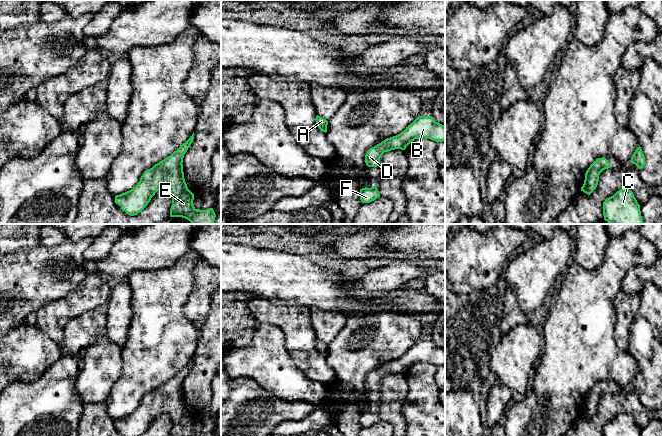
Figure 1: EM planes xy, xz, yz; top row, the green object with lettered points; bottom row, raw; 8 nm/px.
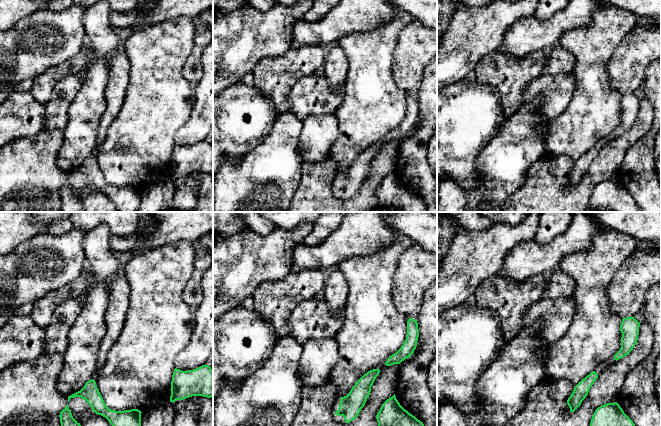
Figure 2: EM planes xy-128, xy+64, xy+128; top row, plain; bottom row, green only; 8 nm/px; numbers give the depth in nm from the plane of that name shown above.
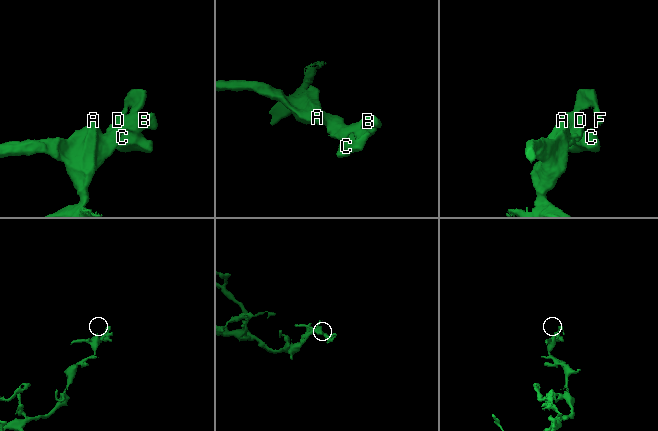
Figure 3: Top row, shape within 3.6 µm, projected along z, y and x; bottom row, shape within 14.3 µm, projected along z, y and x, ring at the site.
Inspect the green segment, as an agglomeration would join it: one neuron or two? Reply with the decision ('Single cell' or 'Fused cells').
Single cell

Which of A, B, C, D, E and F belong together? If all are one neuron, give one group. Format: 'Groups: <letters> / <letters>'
Groups: A B C D E F

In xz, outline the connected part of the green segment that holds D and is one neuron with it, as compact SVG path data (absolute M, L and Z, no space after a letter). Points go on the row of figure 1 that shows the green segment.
M419 116L400 134L387 138L376 146L370 148L365 155L368 167L377 167L381 156L388 151L406 147L415 139L428 138L433 141L445 141L445 126L436 122L432 116Z

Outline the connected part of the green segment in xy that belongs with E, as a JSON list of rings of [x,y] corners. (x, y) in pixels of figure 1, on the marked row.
[[[194,132],[192,136],[183,143],[176,151],[170,156],[155,164],[152,168],[146,170],[140,178],[137,185],[120,195],[115,196],[115,203],[121,206],[121,209],[126,214],[134,216],[141,212],[150,202],[155,193],[165,188],[172,197],[172,205],[170,209],[170,217],[182,217],[189,220],[192,224],[214,224],[216,214],[213,208],[206,210],[197,210],[193,205],[194,194],[188,189],[184,179],[183,172],[183,158],[188,148],[194,139]]]

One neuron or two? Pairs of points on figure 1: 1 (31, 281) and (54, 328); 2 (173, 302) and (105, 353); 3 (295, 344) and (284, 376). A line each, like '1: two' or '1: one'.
1: two
2: two
3: two

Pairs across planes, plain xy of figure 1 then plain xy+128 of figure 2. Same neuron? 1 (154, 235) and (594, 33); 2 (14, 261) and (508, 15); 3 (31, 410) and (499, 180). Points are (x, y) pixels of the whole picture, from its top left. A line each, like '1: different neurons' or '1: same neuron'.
1: different neurons
2: same neuron
3: same neuron

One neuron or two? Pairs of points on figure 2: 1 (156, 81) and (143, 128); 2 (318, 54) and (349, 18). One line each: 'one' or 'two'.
1: one
2: two

